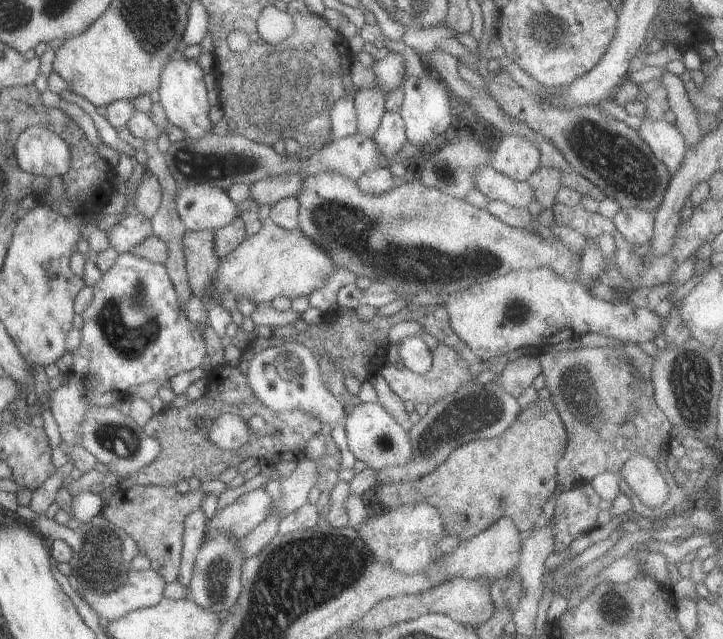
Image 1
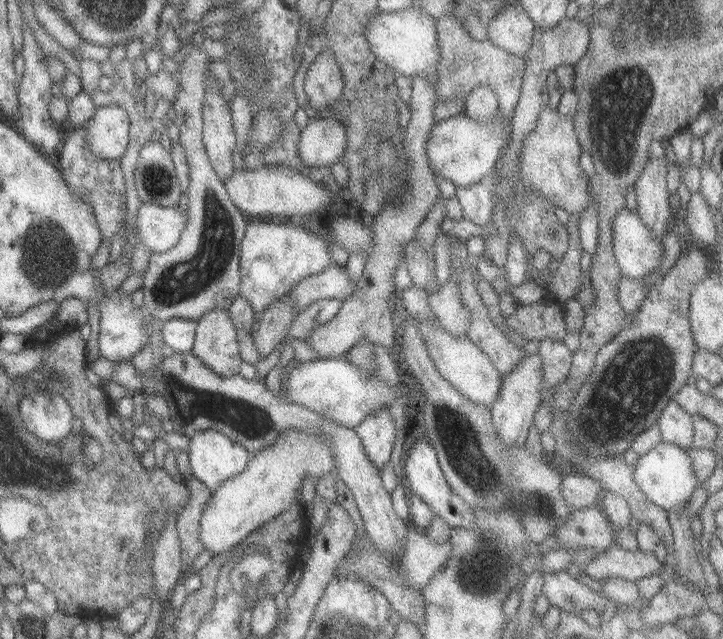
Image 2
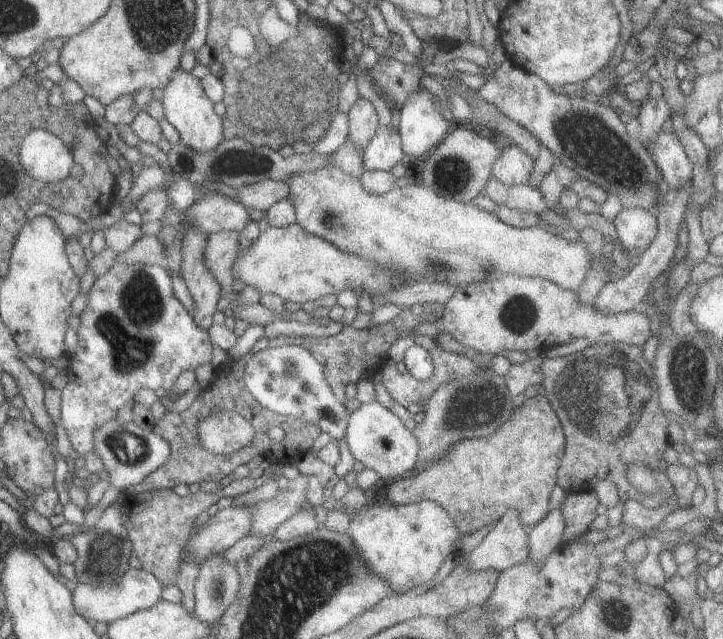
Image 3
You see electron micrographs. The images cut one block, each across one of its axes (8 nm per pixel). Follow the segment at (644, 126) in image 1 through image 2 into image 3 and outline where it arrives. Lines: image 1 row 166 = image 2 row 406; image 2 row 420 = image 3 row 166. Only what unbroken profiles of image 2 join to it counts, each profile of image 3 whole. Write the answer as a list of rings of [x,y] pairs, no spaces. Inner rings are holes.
[[[659,130],[651,142],[653,163],[661,172],[661,182],[671,190],[683,188],[691,179],[691,162],[685,155],[679,138],[673,132]]]

